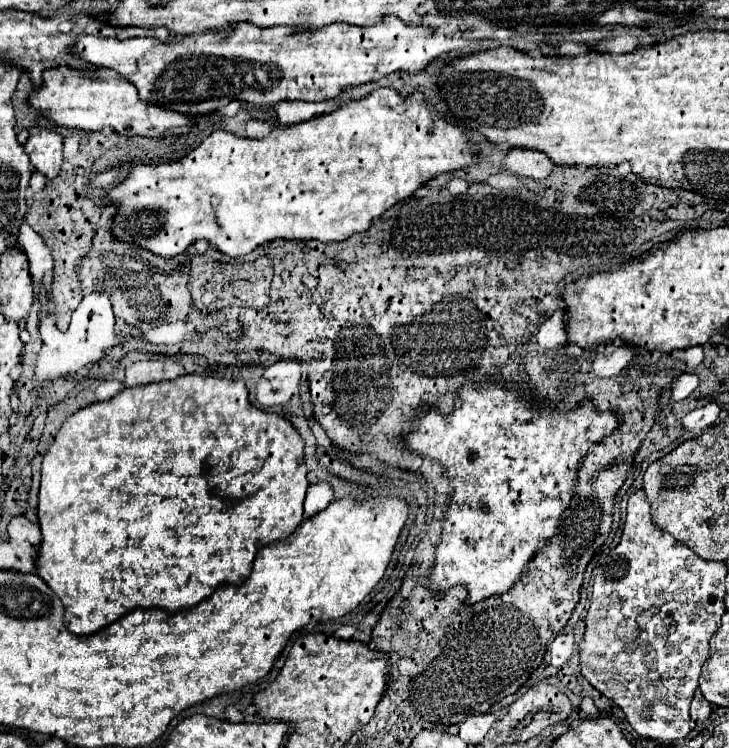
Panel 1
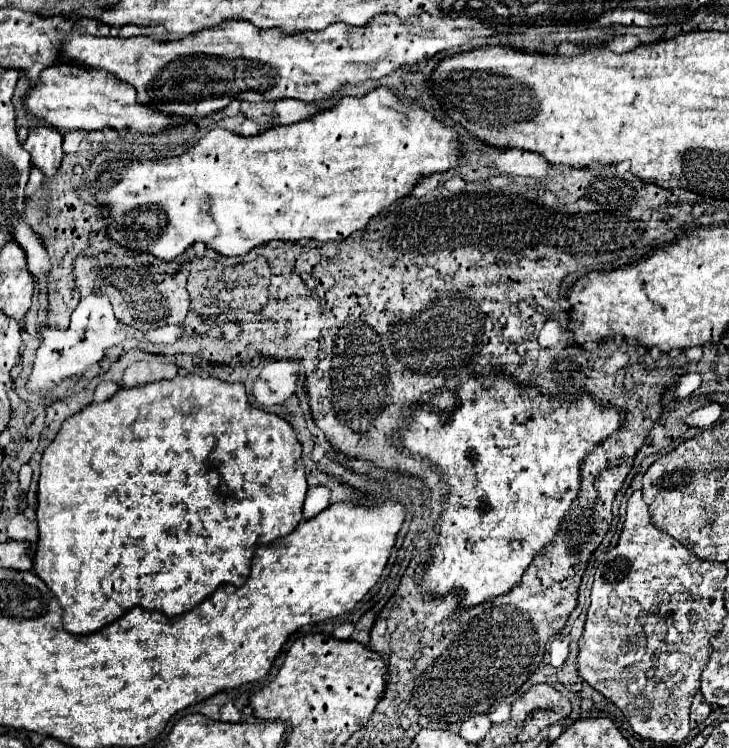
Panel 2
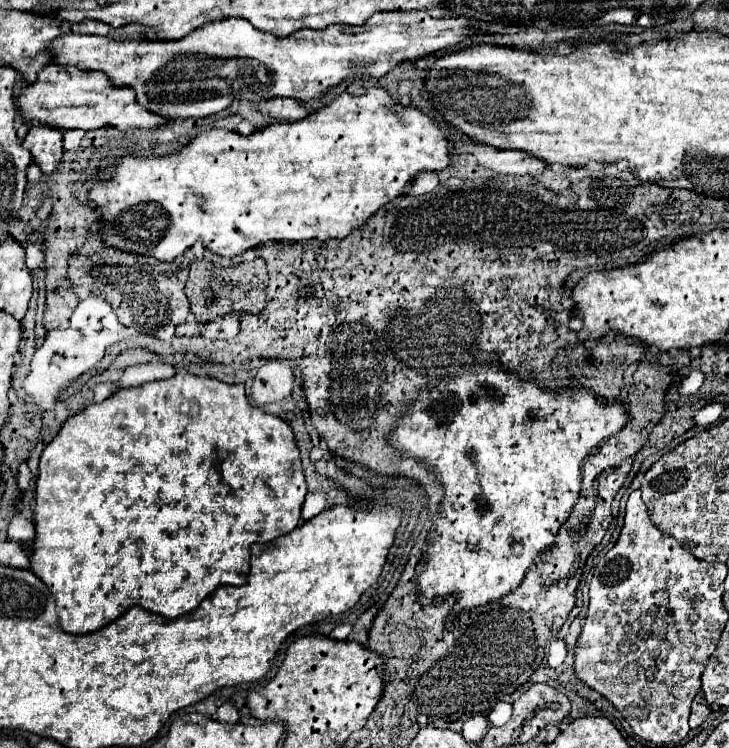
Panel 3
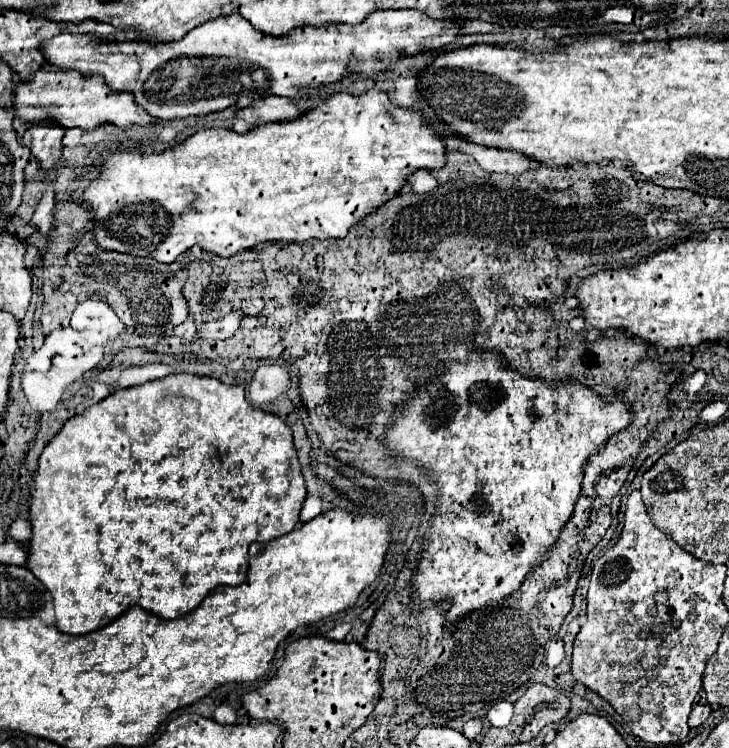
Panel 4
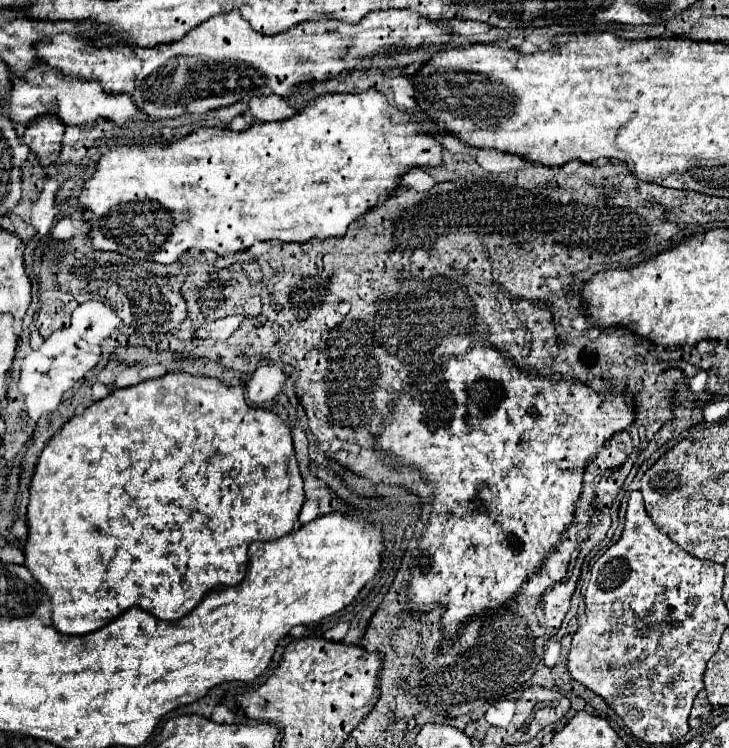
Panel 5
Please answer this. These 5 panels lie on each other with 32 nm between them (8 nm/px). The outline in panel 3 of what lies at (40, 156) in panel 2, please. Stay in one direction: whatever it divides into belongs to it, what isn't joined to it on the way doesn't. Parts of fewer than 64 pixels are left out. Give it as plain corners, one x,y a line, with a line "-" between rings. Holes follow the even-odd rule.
34,126
28,130
24,144
30,150
34,164
40,166
44,174
52,174
62,160
62,132
54,126

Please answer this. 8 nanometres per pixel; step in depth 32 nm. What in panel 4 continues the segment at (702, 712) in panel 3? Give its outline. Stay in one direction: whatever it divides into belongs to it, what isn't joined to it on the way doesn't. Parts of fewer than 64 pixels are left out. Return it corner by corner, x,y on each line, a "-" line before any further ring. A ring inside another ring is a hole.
700,690
694,704
692,704
692,714
690,714
690,728
698,728
700,724
706,722
706,718
710,716
710,704
706,702
706,692

